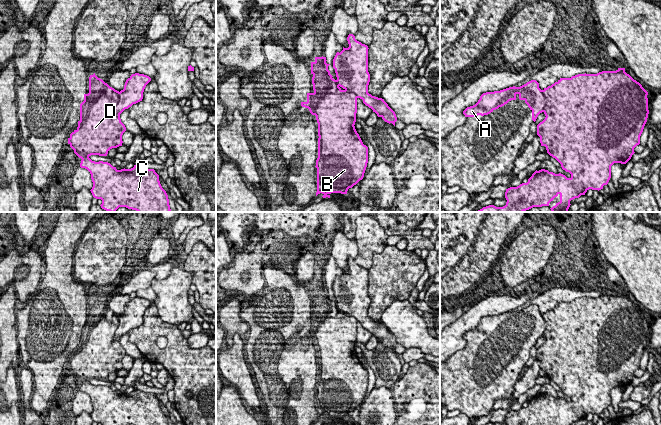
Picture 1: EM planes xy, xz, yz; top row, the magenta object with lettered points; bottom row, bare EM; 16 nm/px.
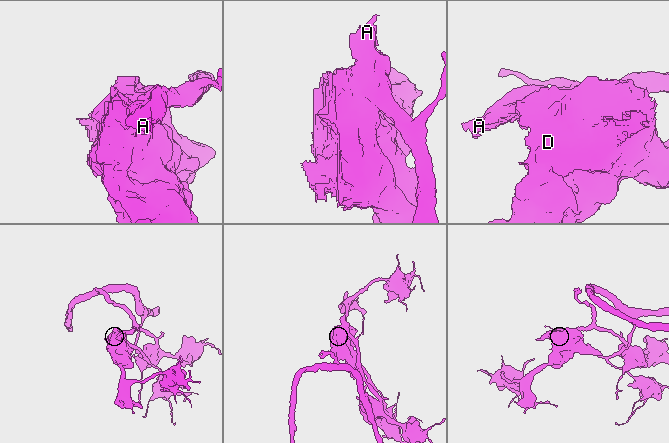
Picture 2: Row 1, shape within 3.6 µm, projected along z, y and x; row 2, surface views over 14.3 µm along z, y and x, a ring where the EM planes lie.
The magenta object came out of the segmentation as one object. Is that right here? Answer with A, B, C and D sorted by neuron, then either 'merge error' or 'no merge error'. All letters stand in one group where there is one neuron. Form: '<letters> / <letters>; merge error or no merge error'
A / B C D; merge error

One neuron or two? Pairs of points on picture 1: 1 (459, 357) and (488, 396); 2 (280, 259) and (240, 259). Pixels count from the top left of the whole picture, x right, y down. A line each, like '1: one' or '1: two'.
1: one
2: one

